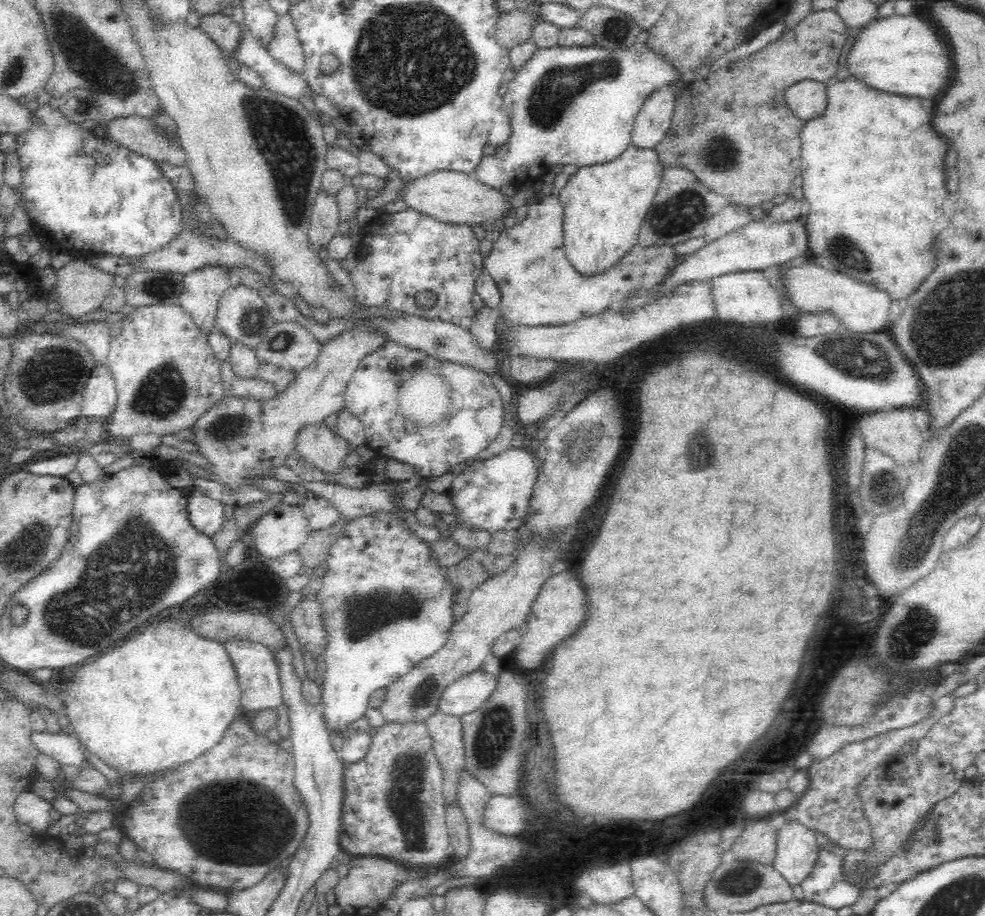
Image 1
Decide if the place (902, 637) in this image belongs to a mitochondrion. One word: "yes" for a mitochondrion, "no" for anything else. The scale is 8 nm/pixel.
yes

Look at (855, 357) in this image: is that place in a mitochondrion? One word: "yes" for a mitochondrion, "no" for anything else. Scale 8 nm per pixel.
yes

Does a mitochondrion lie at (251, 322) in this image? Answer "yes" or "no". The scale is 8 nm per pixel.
yes

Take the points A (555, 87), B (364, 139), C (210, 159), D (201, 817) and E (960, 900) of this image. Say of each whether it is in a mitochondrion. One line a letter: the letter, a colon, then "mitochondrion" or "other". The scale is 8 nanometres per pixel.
A: mitochondrion
B: other
C: other
D: mitochondrion
E: mitochondrion

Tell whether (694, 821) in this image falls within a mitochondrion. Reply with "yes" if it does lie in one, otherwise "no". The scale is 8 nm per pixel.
no

